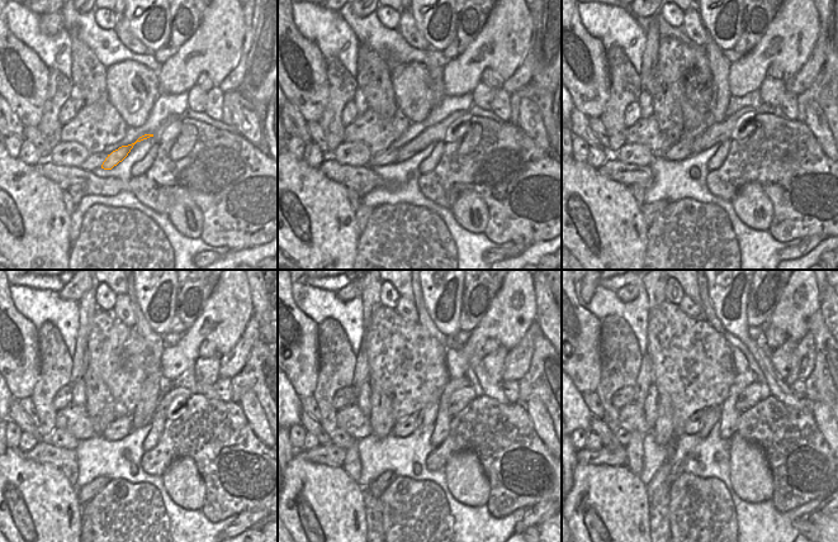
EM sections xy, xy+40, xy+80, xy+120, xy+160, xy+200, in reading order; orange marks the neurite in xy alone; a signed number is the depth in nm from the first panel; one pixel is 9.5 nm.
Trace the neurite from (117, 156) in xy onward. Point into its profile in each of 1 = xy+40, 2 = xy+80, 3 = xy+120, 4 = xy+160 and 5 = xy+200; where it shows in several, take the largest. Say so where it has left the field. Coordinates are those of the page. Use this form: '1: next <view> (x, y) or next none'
1: next xy+40 (436, 133)
2: next xy+80 (715, 134)
3: next xy+120 (176, 398)
4: next xy+160 (462, 398)
5: next xy+200 (751, 395)

